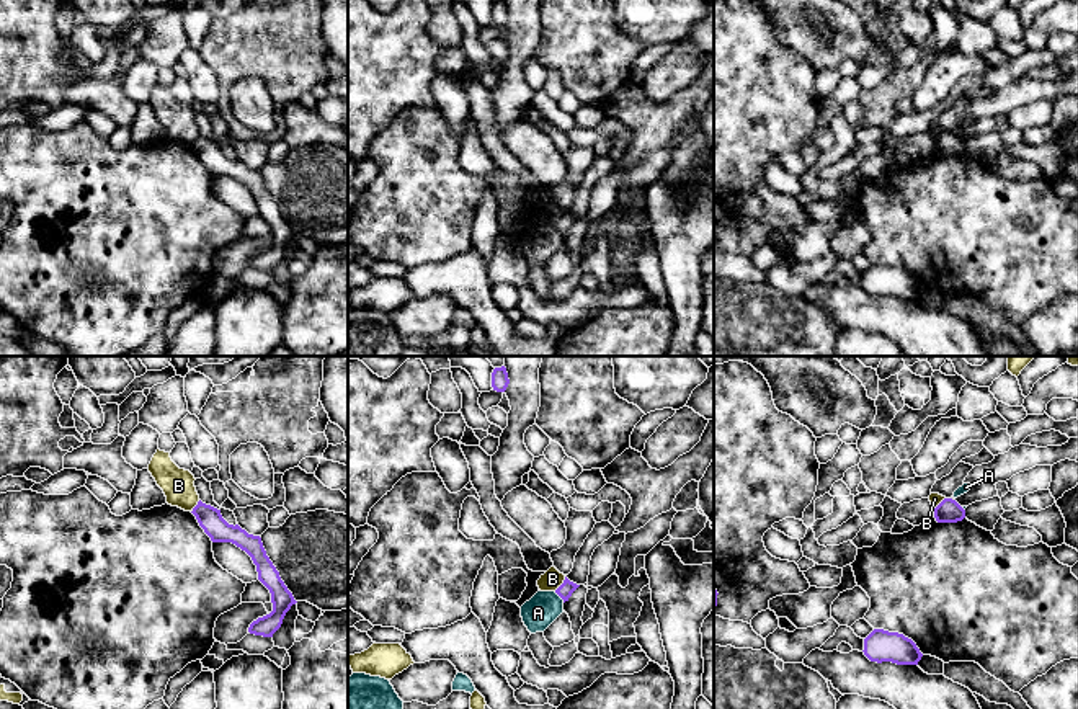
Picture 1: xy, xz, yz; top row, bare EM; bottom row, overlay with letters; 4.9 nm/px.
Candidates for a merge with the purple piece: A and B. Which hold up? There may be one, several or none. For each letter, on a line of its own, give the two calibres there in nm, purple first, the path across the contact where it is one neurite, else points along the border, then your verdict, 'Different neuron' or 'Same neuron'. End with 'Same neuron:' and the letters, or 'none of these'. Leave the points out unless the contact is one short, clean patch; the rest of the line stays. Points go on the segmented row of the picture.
A: Thickness 70 nm (purple) against 160 nm. Boundary: xz (554, 592), (564, 601). Different neuron
B: Thickness 70 nm (purple) against 100 nm. Boundary: xz (565, 577), (554, 590). Different neuron
Same neuron: none of these

